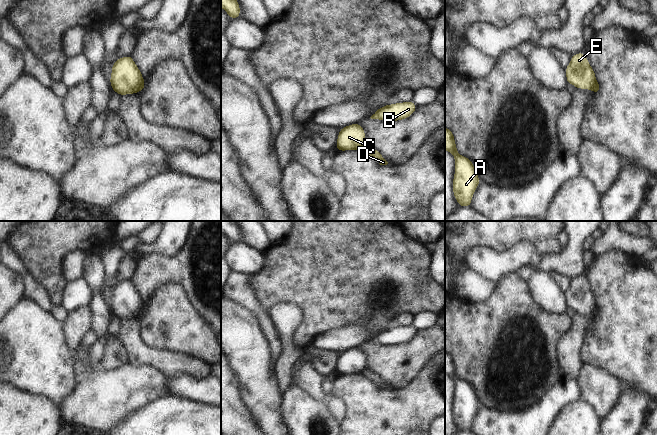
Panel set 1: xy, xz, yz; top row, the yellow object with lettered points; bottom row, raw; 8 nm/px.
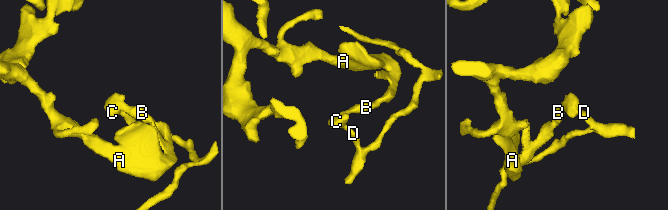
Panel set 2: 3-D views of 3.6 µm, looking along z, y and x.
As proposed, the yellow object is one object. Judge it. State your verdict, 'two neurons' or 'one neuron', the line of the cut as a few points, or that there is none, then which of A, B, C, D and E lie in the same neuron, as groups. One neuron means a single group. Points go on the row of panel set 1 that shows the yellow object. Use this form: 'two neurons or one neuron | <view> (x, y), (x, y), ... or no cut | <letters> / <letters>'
two neurons | yz (596, 80), (592, 90) | A B C E / D

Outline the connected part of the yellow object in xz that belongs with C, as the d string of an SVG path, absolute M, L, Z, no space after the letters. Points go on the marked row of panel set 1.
M359 123L347 125L340 129L336 149L337 151L357 150L365 145L365 130Z

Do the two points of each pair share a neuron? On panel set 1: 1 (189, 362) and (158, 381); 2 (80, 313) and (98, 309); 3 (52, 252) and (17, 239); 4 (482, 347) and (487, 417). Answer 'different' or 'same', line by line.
1: different
2: different
3: same
4: different

